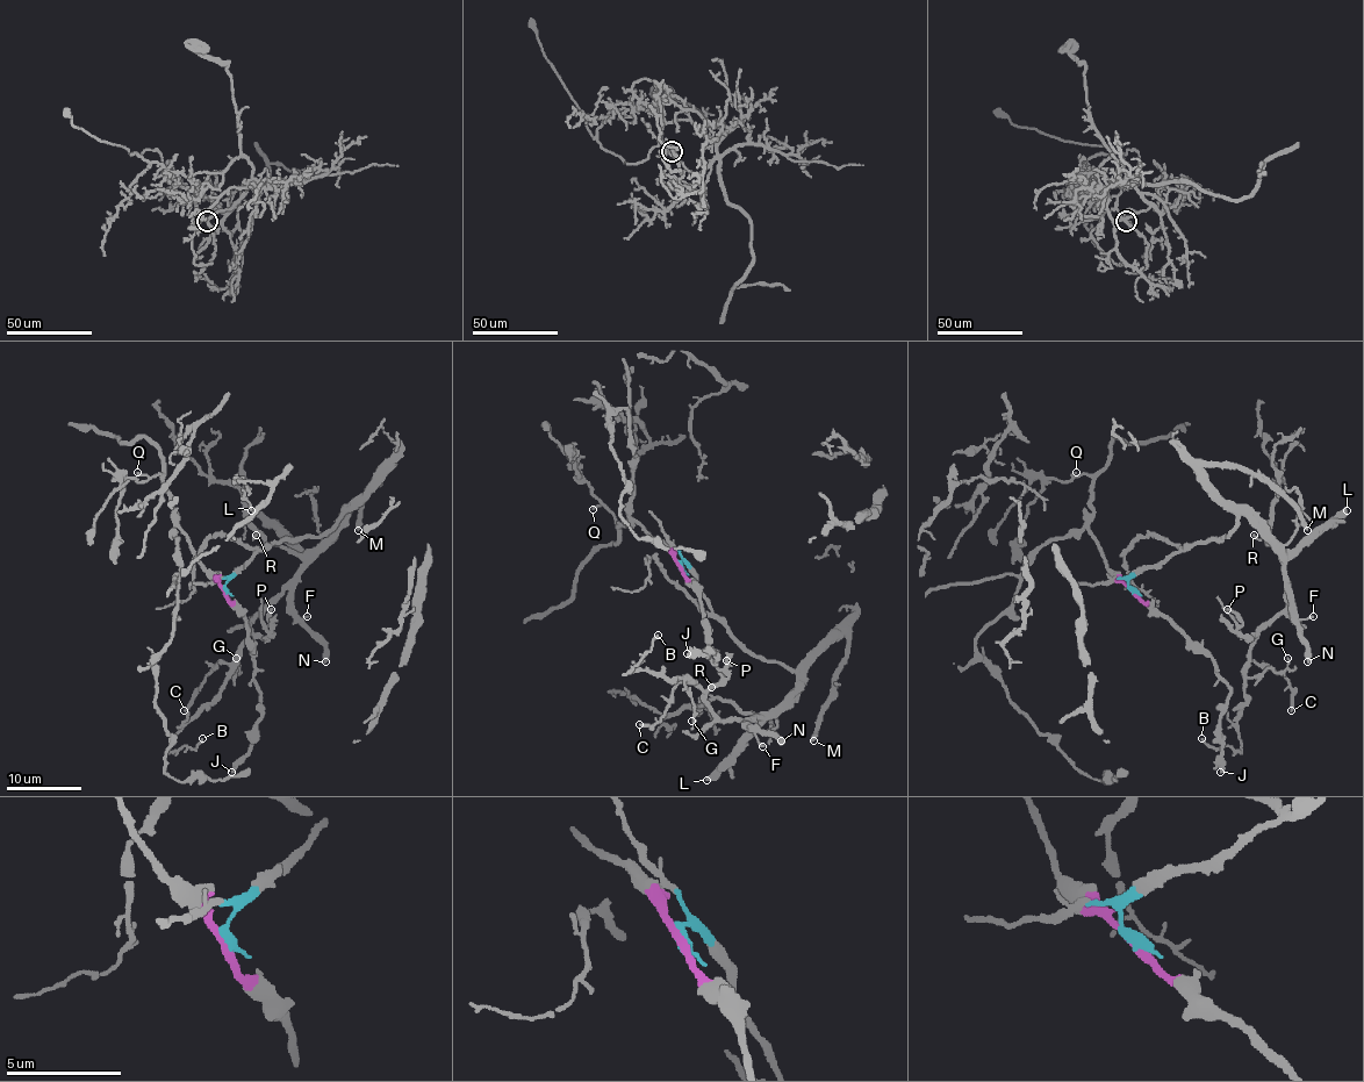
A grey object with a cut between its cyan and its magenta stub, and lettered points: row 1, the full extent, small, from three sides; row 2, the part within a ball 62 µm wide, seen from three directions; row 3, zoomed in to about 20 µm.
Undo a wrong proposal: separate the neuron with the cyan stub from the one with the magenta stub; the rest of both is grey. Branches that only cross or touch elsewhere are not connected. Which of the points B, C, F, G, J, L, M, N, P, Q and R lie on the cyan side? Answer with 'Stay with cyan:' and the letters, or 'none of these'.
Stay with cyan: B, C, F, G, L, M, N, P, R

